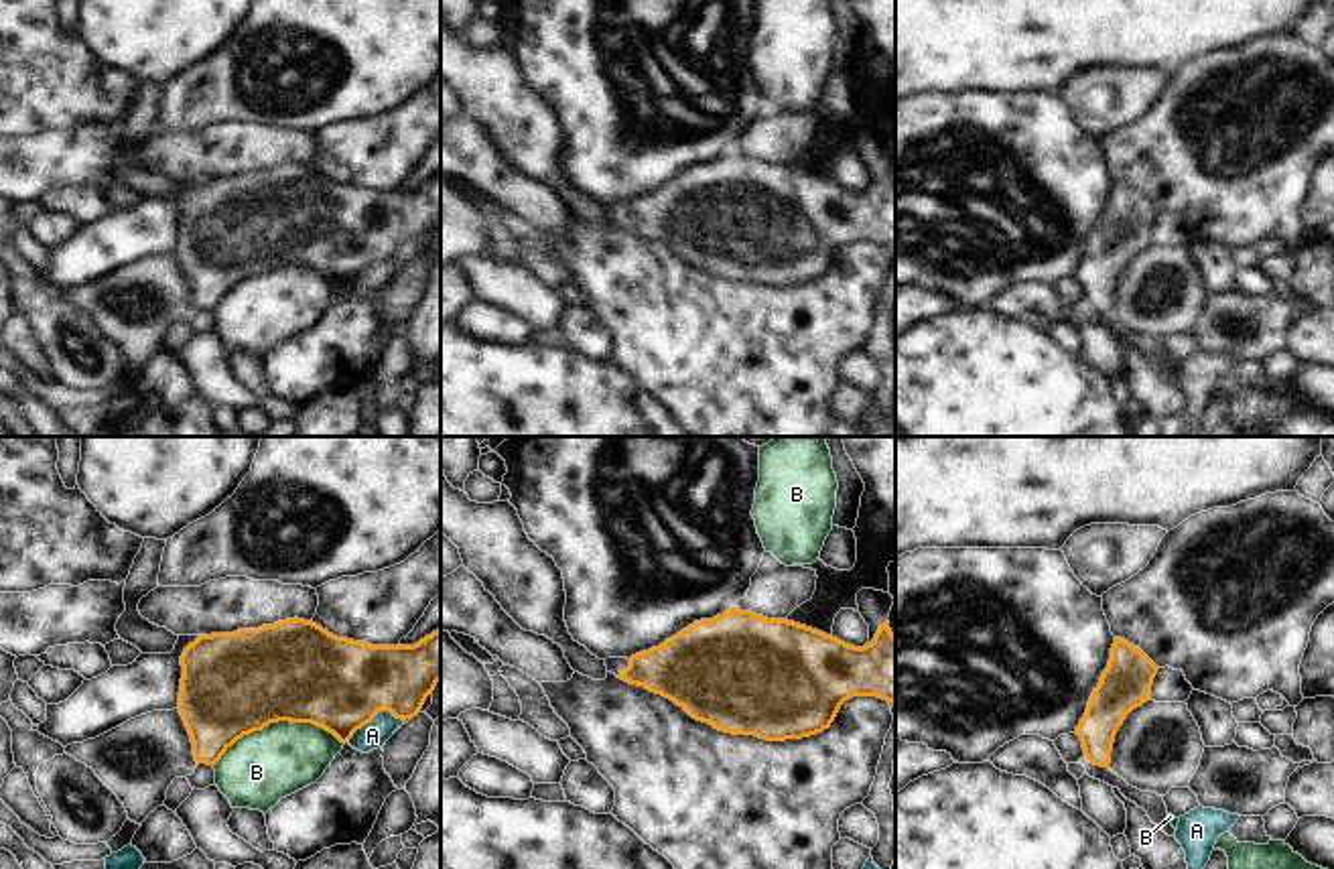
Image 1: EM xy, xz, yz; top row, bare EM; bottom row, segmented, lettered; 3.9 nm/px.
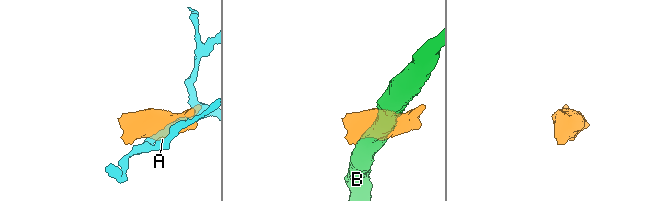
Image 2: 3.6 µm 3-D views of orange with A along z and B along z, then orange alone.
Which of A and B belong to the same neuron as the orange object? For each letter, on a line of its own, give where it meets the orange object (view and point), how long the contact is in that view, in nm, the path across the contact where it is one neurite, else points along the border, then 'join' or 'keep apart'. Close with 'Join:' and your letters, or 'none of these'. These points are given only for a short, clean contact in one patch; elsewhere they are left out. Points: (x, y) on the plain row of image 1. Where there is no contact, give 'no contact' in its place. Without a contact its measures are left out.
A: meets orange in xy at (374, 260); contact 240 nm long; keep apart
B: meets orange in xy at (277, 266); contact 550 nm long; keep apart
Join: none of these

